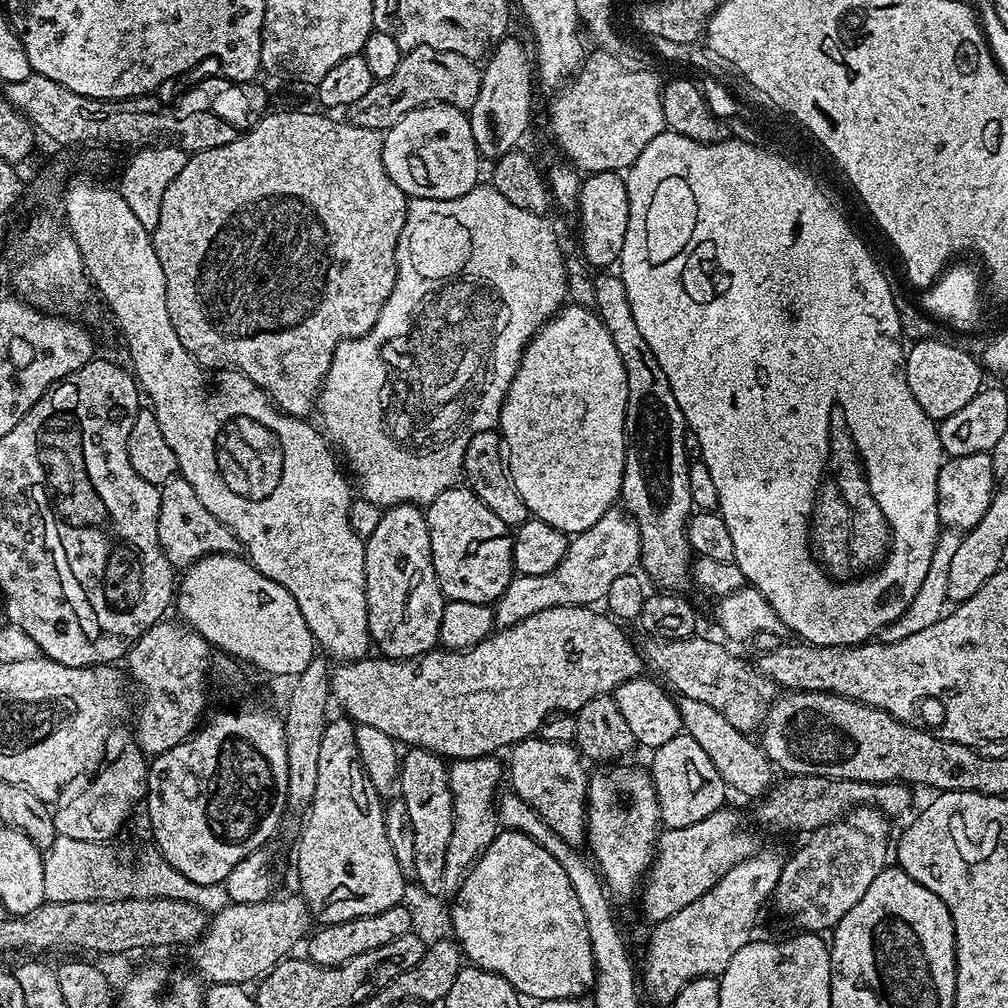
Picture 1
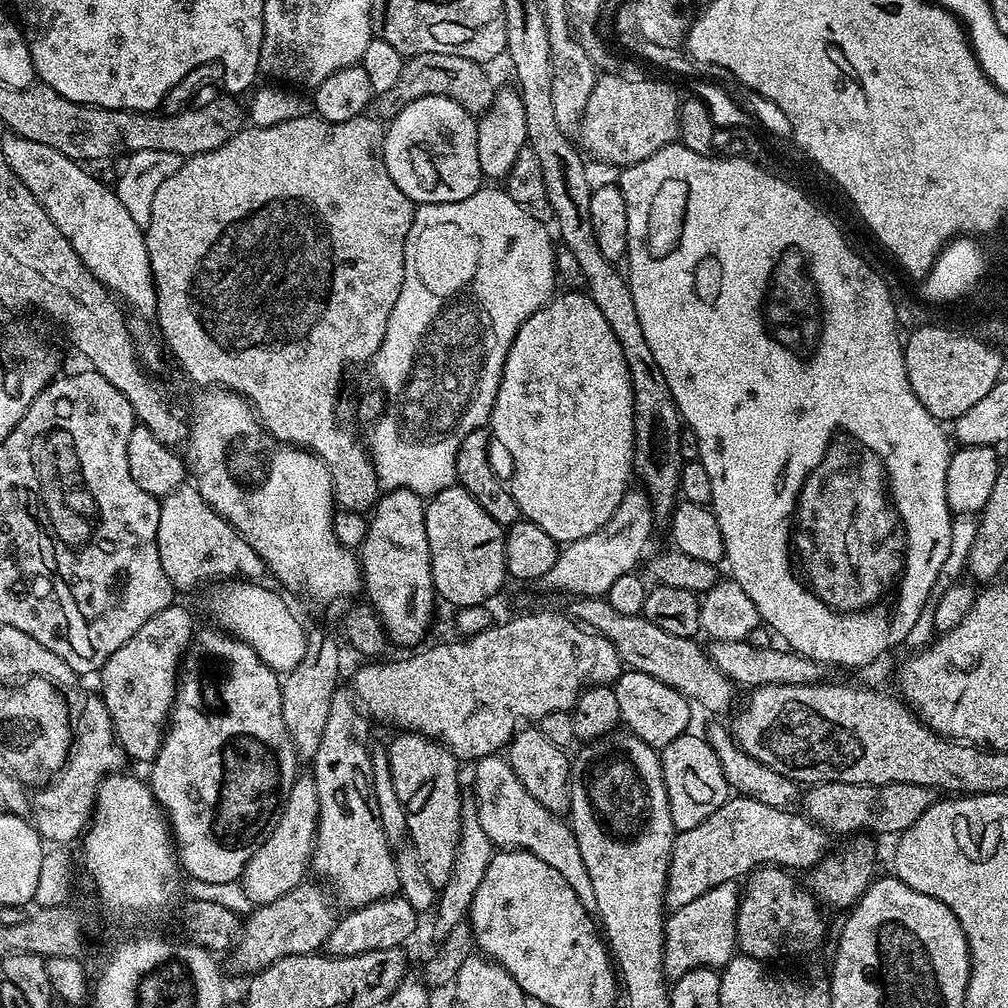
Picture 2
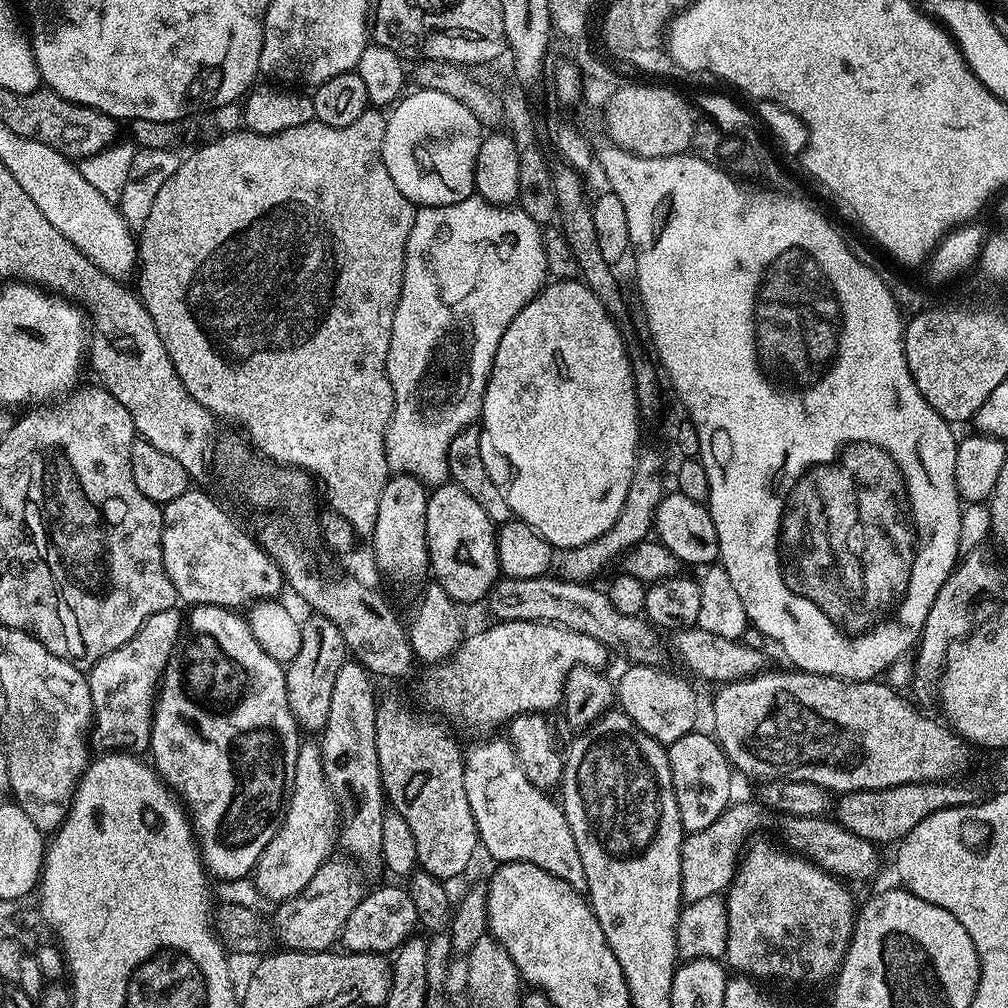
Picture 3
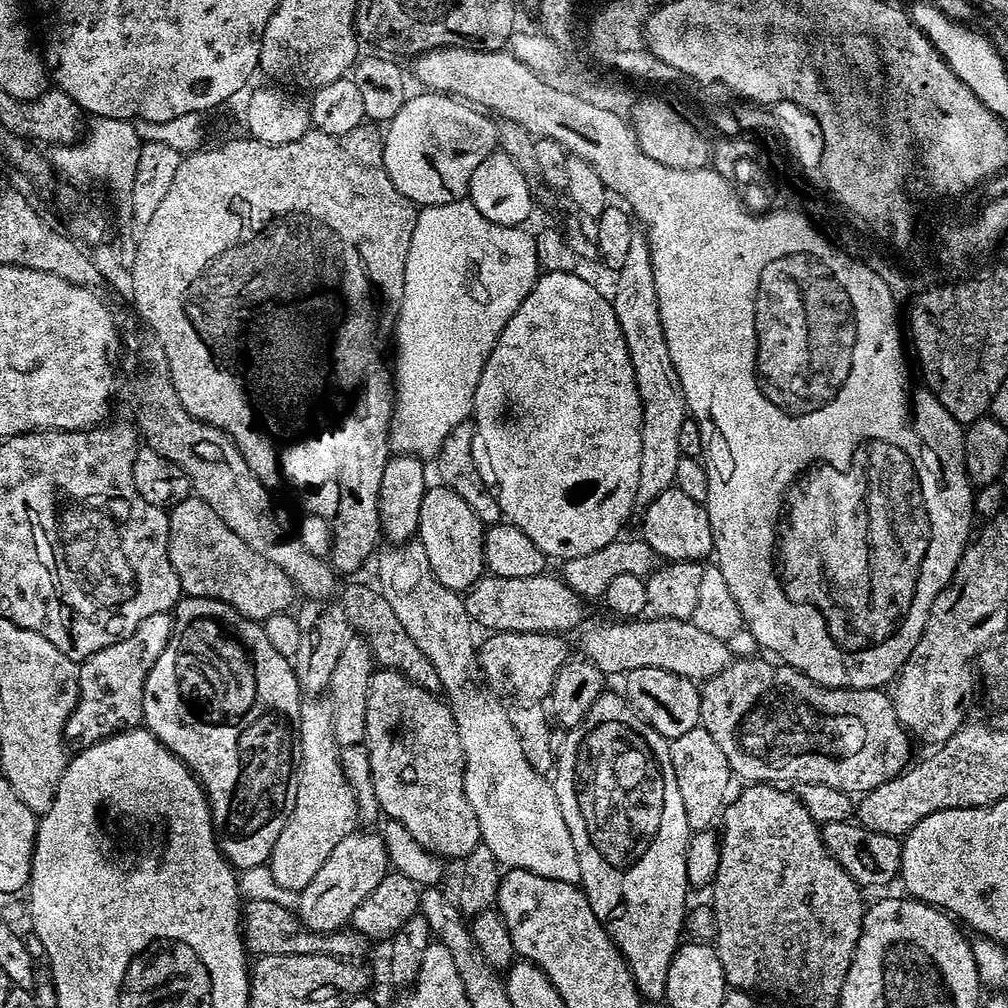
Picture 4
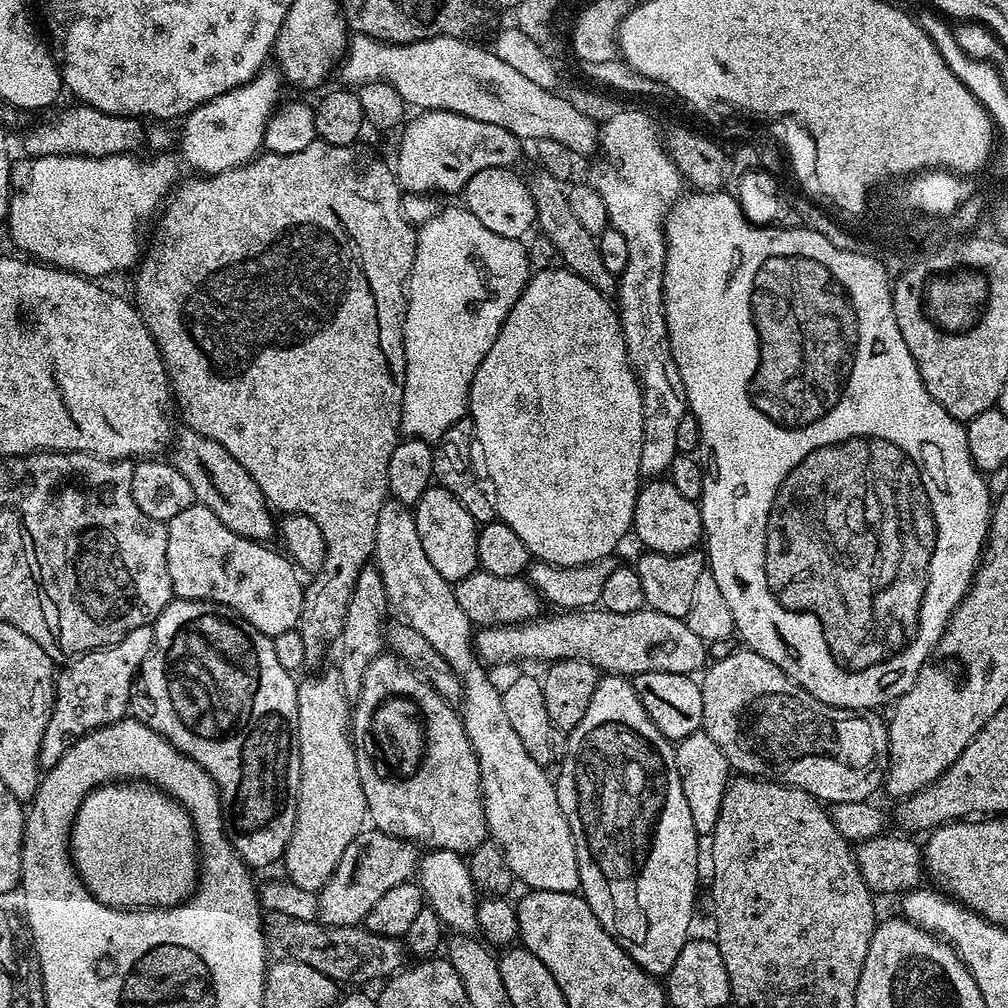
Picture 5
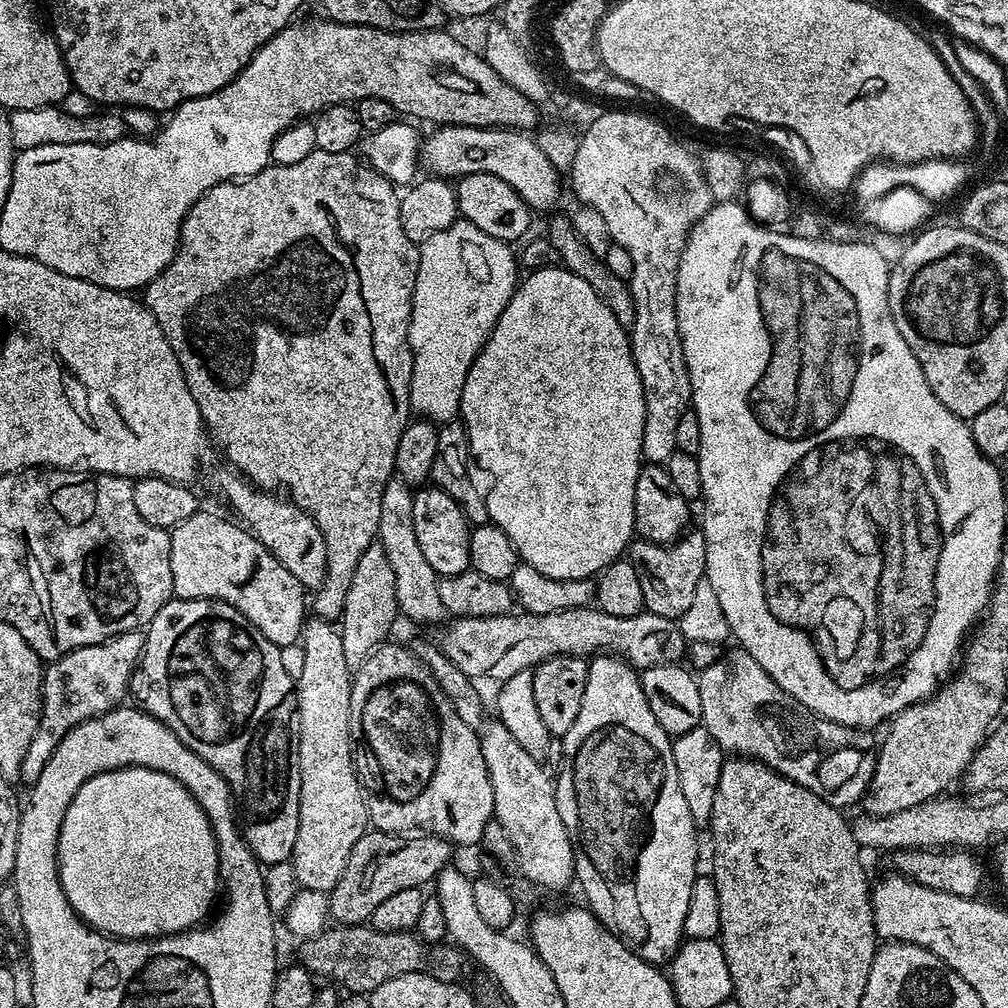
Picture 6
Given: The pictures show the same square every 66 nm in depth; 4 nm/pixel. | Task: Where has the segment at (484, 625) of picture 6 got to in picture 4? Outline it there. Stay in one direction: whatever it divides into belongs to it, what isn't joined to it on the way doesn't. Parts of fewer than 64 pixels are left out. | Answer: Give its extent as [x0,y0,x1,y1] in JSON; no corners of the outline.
[580,616,730,682]

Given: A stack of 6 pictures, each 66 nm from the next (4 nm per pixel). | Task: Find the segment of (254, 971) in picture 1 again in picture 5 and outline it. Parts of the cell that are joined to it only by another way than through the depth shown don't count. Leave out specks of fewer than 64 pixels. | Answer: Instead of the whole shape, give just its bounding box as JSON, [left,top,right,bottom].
[319,830,417,926]

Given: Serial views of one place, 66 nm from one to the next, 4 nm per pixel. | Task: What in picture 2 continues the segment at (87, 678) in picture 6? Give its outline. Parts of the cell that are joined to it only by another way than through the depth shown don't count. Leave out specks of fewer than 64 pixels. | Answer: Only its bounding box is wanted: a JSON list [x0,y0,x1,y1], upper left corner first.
[98,602,194,762]

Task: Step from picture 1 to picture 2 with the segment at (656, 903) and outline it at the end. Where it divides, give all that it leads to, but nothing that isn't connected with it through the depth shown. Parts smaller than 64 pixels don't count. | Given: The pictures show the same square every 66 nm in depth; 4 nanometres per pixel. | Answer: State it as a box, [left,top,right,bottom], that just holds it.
[664,795,829,910]

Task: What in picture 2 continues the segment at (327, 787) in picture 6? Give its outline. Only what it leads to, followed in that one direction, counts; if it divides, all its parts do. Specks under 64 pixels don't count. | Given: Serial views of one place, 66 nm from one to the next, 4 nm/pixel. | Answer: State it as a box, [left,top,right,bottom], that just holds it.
[239,774,318,906]

